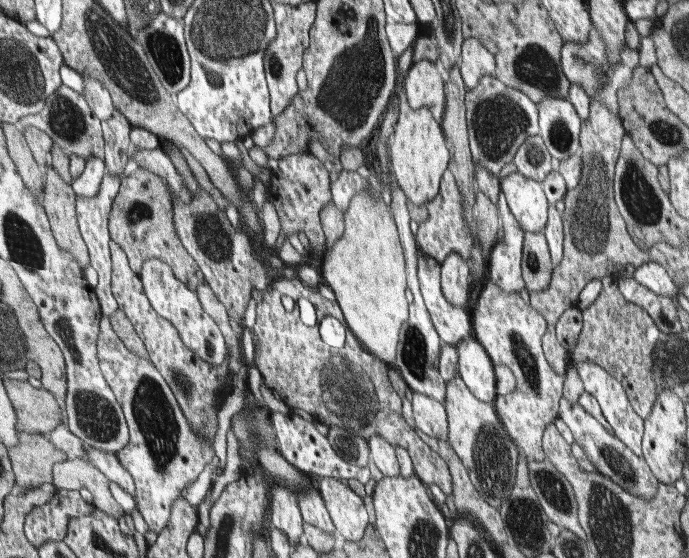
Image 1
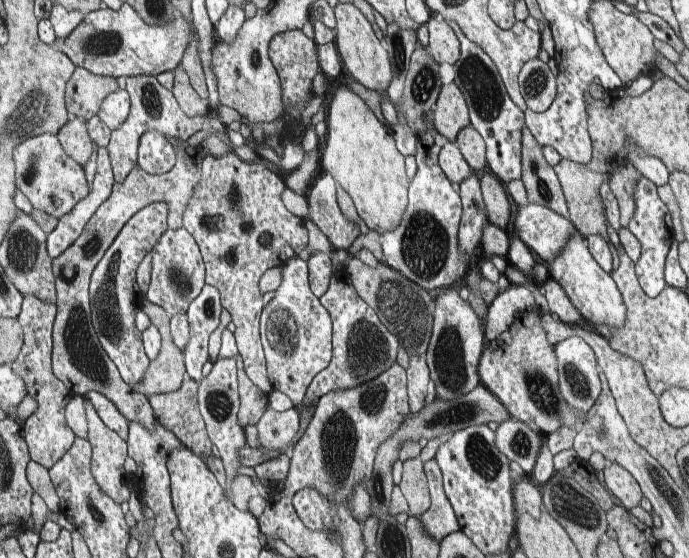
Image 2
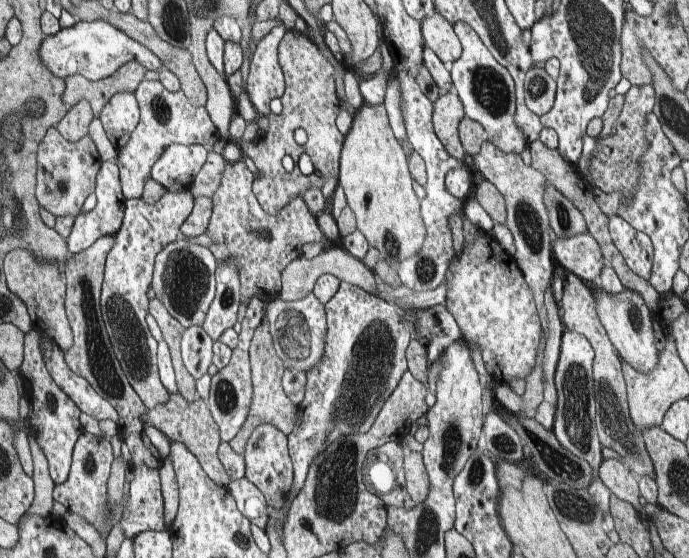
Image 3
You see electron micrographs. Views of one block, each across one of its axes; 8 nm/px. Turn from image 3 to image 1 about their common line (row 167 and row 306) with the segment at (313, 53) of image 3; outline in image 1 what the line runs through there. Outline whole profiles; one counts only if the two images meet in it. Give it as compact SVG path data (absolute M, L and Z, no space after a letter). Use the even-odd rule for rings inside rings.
M298 276L273 281L270 288L263 291L262 302L256 306L252 334L259 338L254 348L256 368L262 373L267 387L276 392L288 407L302 408L315 420L330 426L345 427L365 439L374 435L382 436L392 447L401 447L407 451L415 475L426 486L436 484L444 494L452 494L454 486L448 464L406 424L400 396L394 392L390 380L386 380L387 364L362 348L360 340L347 327L344 312L336 301L322 298L318 292L306 288ZM300 298L306 298L314 305L318 322L331 316L345 326L346 340L341 349L330 346L330 342L322 338L322 330L318 326L309 327L306 322L302 322L297 304Z

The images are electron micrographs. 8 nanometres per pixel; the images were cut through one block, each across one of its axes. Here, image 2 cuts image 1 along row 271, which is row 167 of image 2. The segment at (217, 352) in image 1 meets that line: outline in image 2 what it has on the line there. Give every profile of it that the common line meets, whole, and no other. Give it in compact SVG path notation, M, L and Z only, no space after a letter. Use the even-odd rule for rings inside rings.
M150 131L141 138L138 147L137 166L152 176L166 174L176 164L176 152L164 134Z

